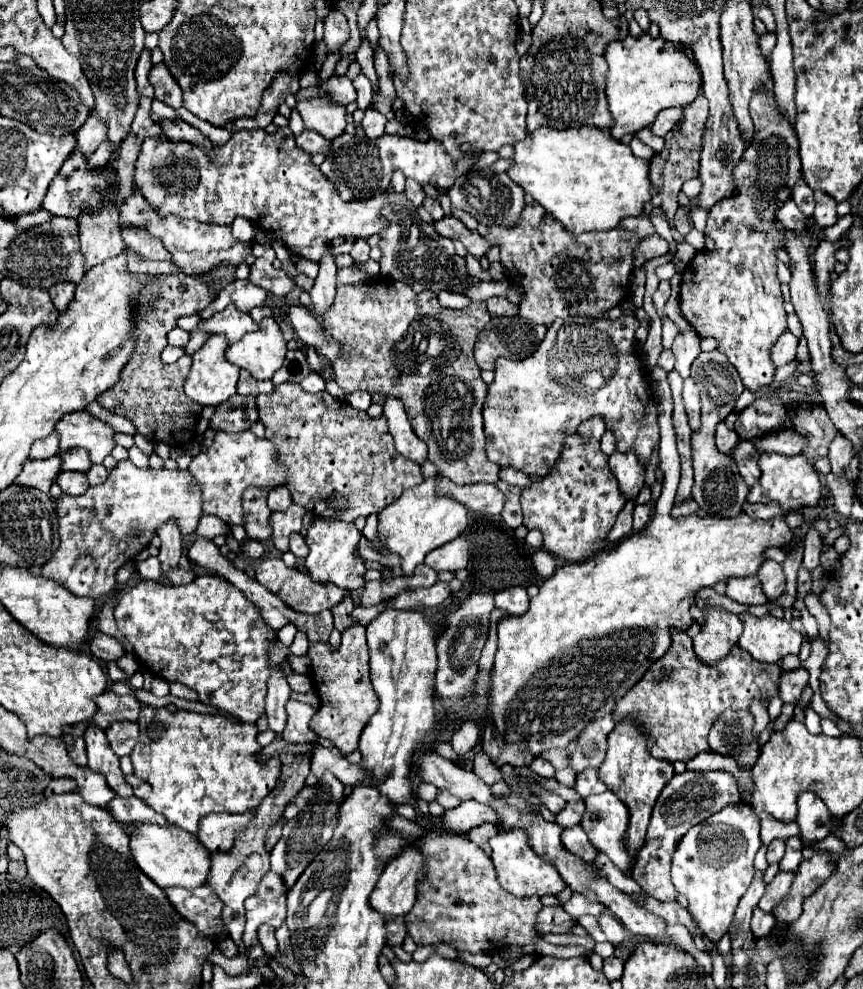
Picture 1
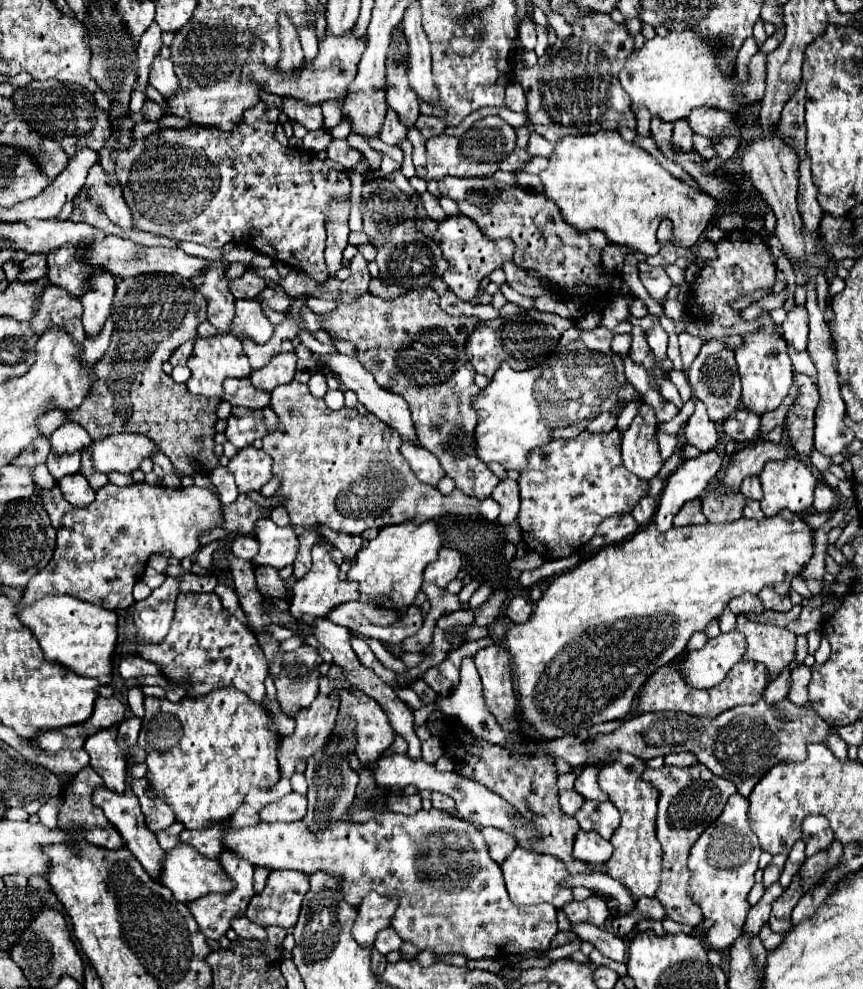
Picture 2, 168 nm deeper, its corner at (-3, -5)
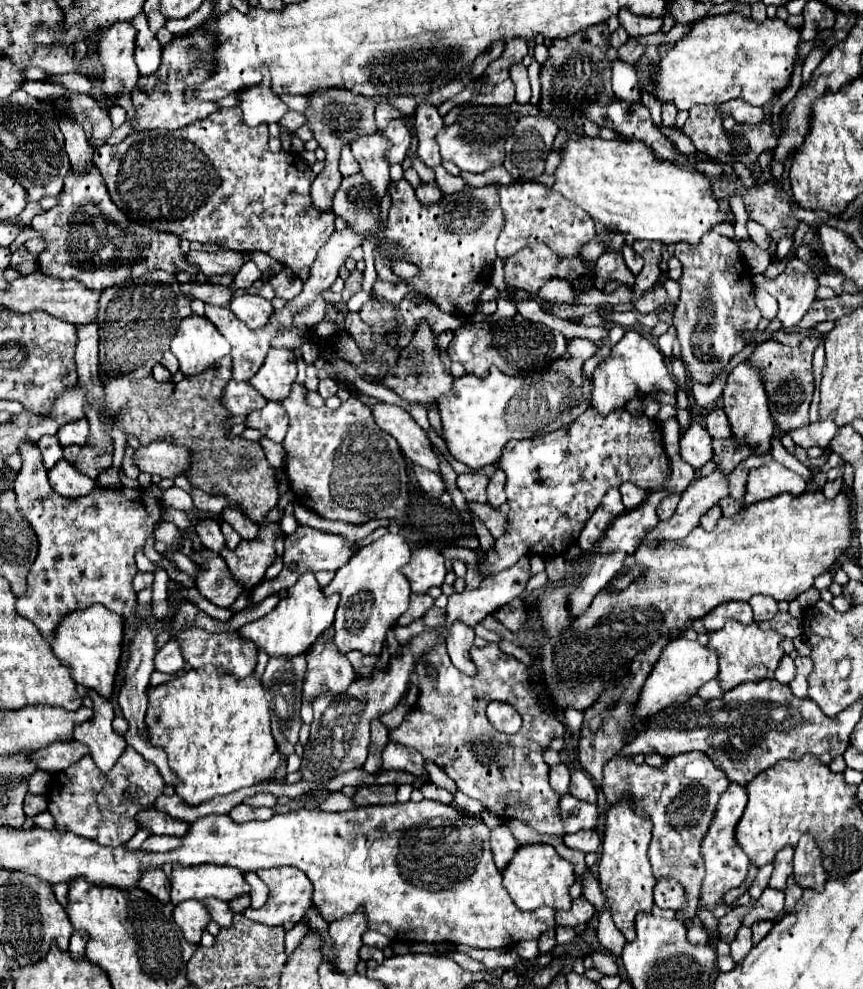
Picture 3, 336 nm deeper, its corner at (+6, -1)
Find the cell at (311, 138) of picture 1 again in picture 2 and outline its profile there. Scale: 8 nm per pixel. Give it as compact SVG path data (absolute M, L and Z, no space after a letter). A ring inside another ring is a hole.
M332 140L328 146L328 158L344 168L356 168L362 162L362 152L352 148L346 140Z

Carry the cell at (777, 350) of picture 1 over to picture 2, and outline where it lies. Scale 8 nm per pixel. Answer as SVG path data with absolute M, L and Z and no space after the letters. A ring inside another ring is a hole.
M794 306L784 324L782 324L782 334L788 340L788 344L792 344L796 350L806 350L806 342L808 342L808 312L804 306Z

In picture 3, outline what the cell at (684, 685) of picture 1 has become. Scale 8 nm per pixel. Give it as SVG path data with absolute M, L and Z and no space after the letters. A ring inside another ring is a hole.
M713 678L713 680L709 680L705 686L701 686L701 688L697 690L697 696L705 698L705 700L715 700L715 698L723 698L723 696L725 696L725 690L721 690L719 680Z

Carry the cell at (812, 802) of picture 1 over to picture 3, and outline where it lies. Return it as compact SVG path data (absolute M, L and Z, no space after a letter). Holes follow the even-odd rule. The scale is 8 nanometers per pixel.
M803 834L797 848L795 848L795 858L793 858L793 874L795 880L801 888L815 888L821 890L827 874L821 862L821 850L817 842L813 842L811 834Z

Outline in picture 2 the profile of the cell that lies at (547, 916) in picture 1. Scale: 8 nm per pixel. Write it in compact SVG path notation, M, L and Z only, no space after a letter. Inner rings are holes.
M590 924L574 926L572 930L574 930L582 940L594 944L594 946L596 946L604 956L608 956L610 960L614 960L614 962L624 962L624 958L626 958L626 946L624 946L624 942L622 942L616 934L608 932L606 928L598 928L598 926L590 926Z

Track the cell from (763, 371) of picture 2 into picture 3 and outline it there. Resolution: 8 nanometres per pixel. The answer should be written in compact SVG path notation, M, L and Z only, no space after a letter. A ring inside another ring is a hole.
M741 362L731 370L731 374L727 376L727 384L723 388L723 408L729 416L733 436L739 442L747 442L759 454L765 454L771 448L775 422L769 412L769 402L767 402L763 378L761 378L761 368L749 364L749 362Z

